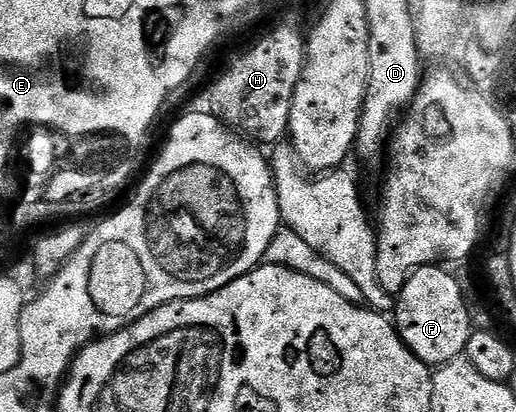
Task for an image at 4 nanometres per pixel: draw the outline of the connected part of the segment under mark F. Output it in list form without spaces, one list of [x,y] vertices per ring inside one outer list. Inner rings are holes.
[[[439,264],[424,265],[421,269],[415,269],[408,277],[408,281],[402,287],[402,291],[394,301],[394,324],[404,346],[417,357],[421,363],[429,367],[448,365],[457,360],[467,350],[468,341],[473,335],[474,326],[472,316],[468,314],[468,304],[464,302],[462,287],[451,275],[447,268]]]

